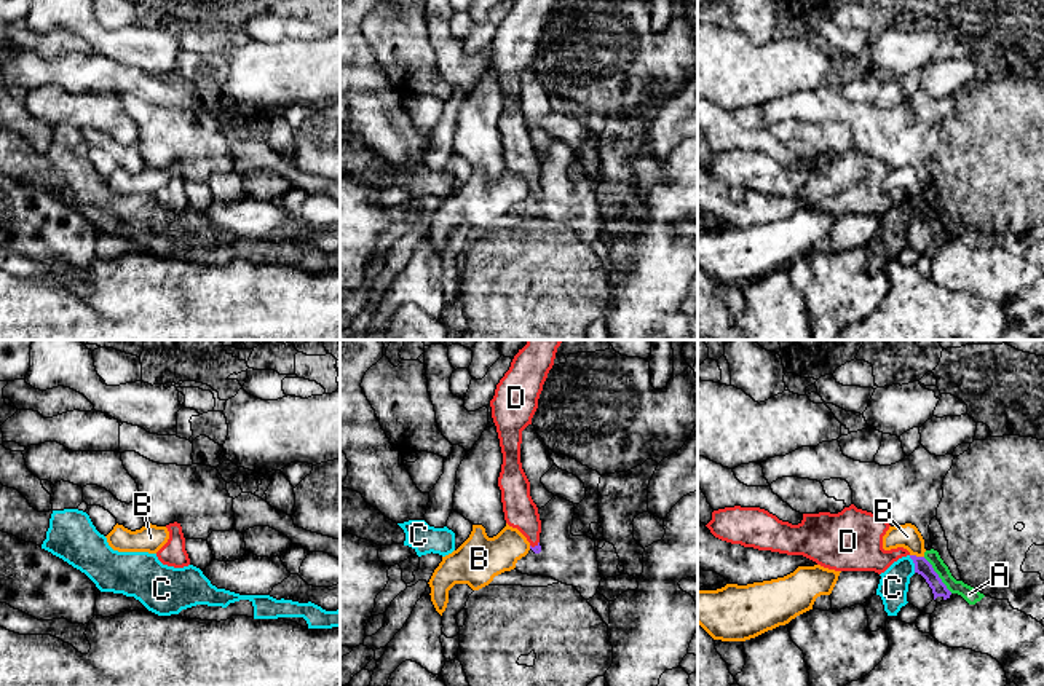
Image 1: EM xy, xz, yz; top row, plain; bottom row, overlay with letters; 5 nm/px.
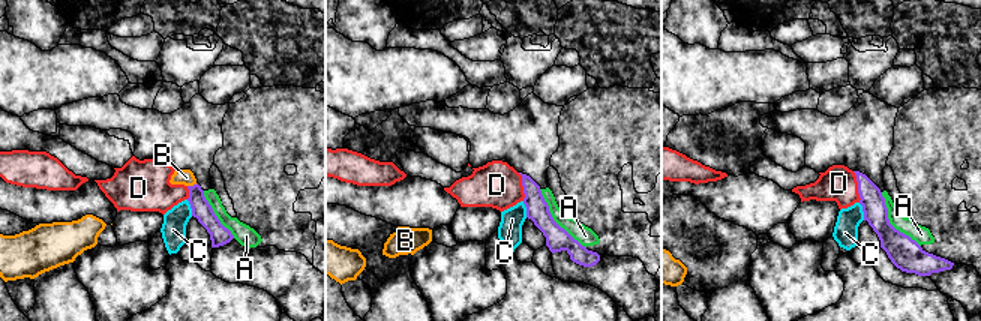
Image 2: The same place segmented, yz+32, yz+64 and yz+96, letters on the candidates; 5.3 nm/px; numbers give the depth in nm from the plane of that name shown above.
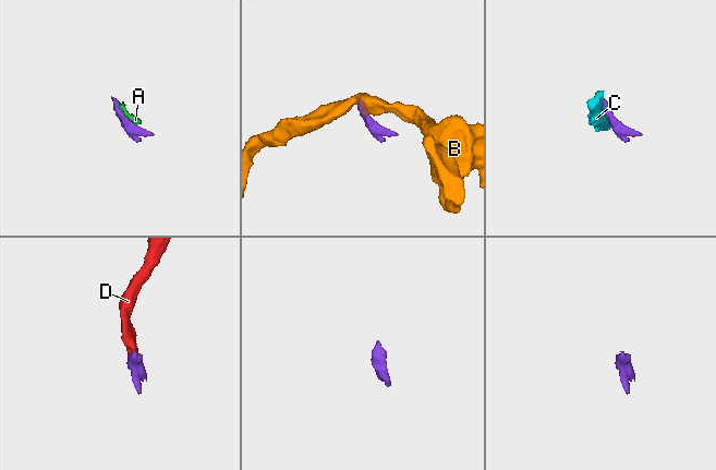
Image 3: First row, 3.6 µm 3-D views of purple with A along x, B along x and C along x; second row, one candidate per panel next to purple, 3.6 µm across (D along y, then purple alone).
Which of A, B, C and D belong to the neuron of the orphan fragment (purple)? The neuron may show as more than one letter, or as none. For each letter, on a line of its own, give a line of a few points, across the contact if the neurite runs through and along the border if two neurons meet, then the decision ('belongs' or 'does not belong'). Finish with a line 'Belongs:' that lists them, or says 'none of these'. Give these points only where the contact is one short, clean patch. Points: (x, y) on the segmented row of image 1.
A: line yz (923, 557), (952, 592); does not belong
B: line yz (910, 554), (923, 557); does not belong
C: line yz (909, 555), (915, 571); does not belong
D: line xz (537, 549), (535, 546), (530, 525), (521, 512); belongs
Belongs: D

